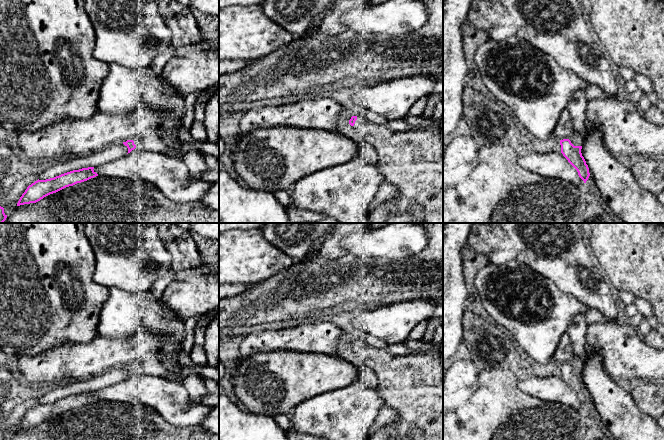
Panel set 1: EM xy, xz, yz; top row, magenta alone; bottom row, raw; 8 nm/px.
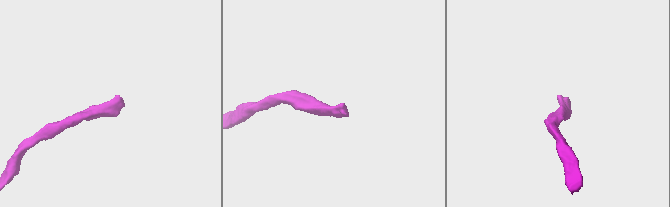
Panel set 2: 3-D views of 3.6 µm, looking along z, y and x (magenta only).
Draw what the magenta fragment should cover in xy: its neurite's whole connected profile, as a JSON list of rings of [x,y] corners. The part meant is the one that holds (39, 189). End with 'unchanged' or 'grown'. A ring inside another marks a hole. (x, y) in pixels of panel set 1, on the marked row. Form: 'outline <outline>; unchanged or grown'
outline [[[94,167],[82,168],[61,174],[54,178],[46,180],[38,179],[27,187],[20,197],[17,206],[36,203],[44,197],[56,193],[66,187],[73,186],[98,176],[93,169]]]; unchanged

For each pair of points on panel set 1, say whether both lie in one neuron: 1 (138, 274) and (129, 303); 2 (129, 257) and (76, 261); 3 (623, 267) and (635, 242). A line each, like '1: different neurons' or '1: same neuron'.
1: different neurons
2: different neurons
3: same neuron

